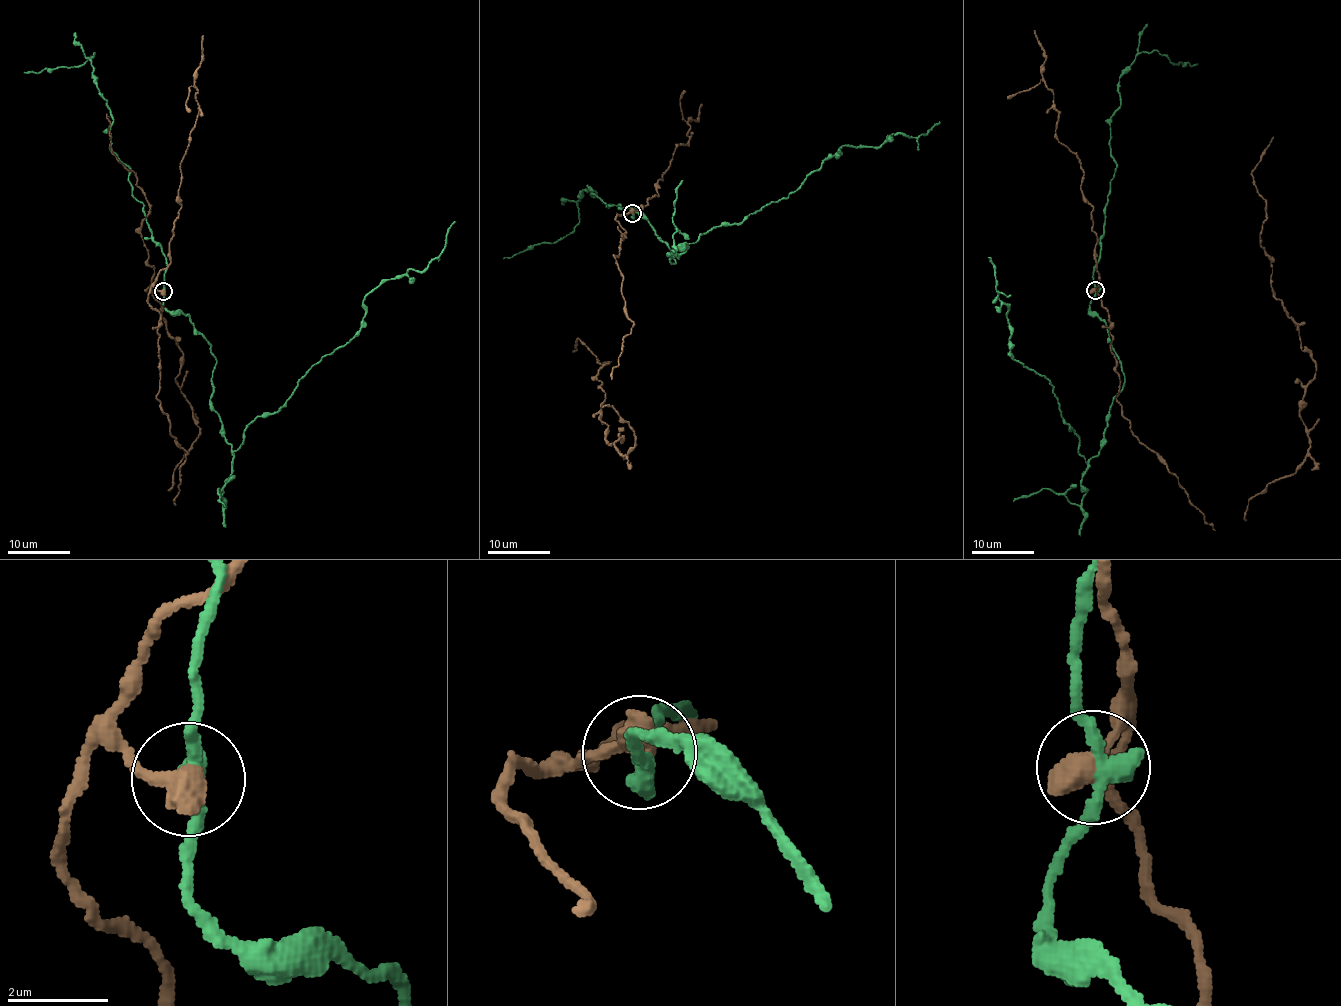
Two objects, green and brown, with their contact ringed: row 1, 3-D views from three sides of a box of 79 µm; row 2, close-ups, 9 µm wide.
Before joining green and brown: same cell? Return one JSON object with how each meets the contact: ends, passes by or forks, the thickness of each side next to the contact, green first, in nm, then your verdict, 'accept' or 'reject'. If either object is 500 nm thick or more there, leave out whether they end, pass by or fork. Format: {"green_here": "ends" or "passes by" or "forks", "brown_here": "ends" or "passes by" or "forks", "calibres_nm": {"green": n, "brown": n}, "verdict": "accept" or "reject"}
{"calibres_nm": {"green": 360, "brown": 600}, "verdict": "reject"}

